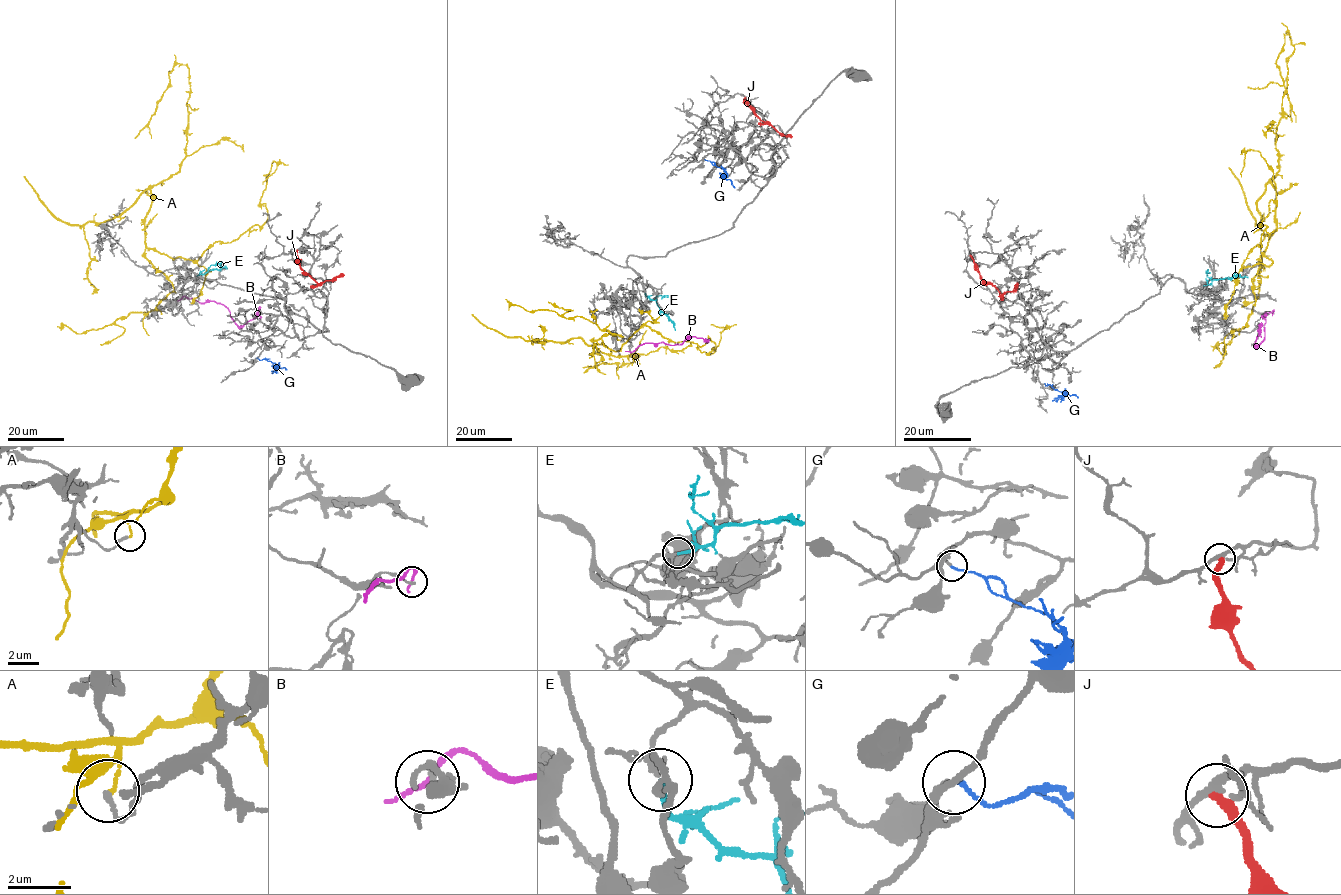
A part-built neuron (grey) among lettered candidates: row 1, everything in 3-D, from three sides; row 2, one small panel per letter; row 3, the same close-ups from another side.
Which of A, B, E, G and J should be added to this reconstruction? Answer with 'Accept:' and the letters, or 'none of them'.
Accept: E, G

